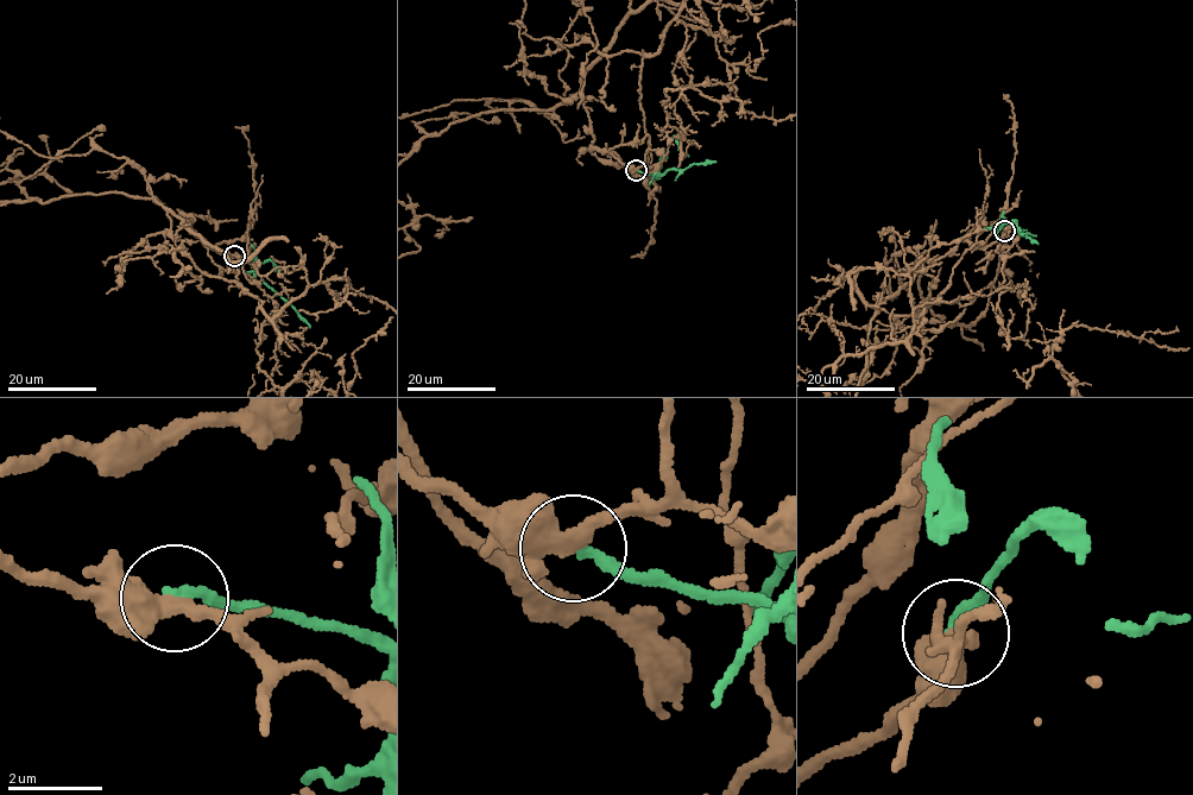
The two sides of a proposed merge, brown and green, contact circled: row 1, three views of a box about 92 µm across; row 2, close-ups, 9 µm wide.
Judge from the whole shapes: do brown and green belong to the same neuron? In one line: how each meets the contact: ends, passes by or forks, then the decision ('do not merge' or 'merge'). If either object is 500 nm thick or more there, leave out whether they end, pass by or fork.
brown passes by; green ends there; do not merge

